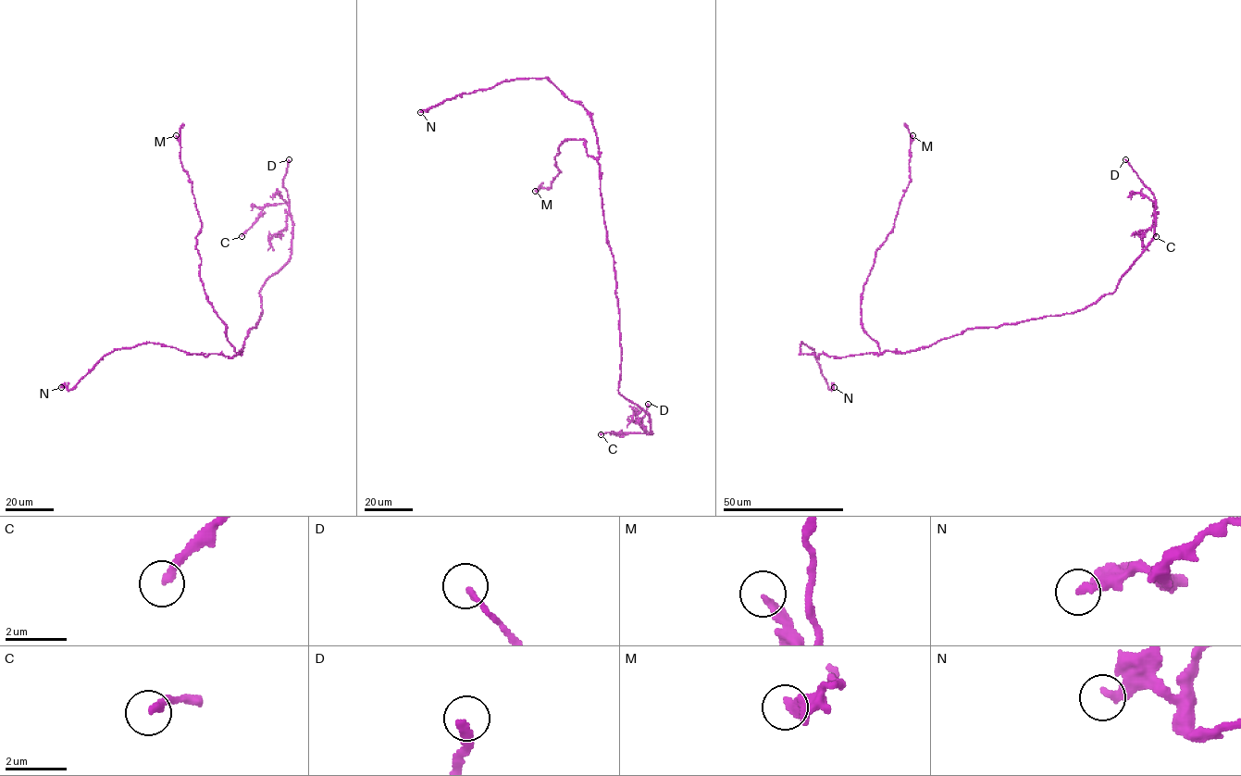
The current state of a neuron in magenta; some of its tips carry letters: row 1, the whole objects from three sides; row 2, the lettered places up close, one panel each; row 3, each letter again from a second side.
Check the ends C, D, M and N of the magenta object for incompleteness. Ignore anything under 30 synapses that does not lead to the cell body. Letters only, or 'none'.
D

